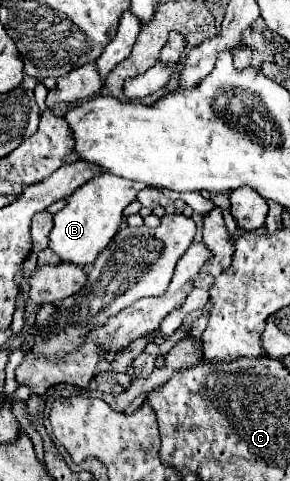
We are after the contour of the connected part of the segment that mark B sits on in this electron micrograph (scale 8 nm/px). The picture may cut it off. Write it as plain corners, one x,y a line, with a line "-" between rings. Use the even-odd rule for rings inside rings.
102,173
82,185
68,197
68,205
54,215
54,229
50,233
48,247
60,257
64,263
78,263
78,265
92,265
98,253
110,243
110,239
118,233
122,211
128,203
136,199
136,193
144,189
142,183

